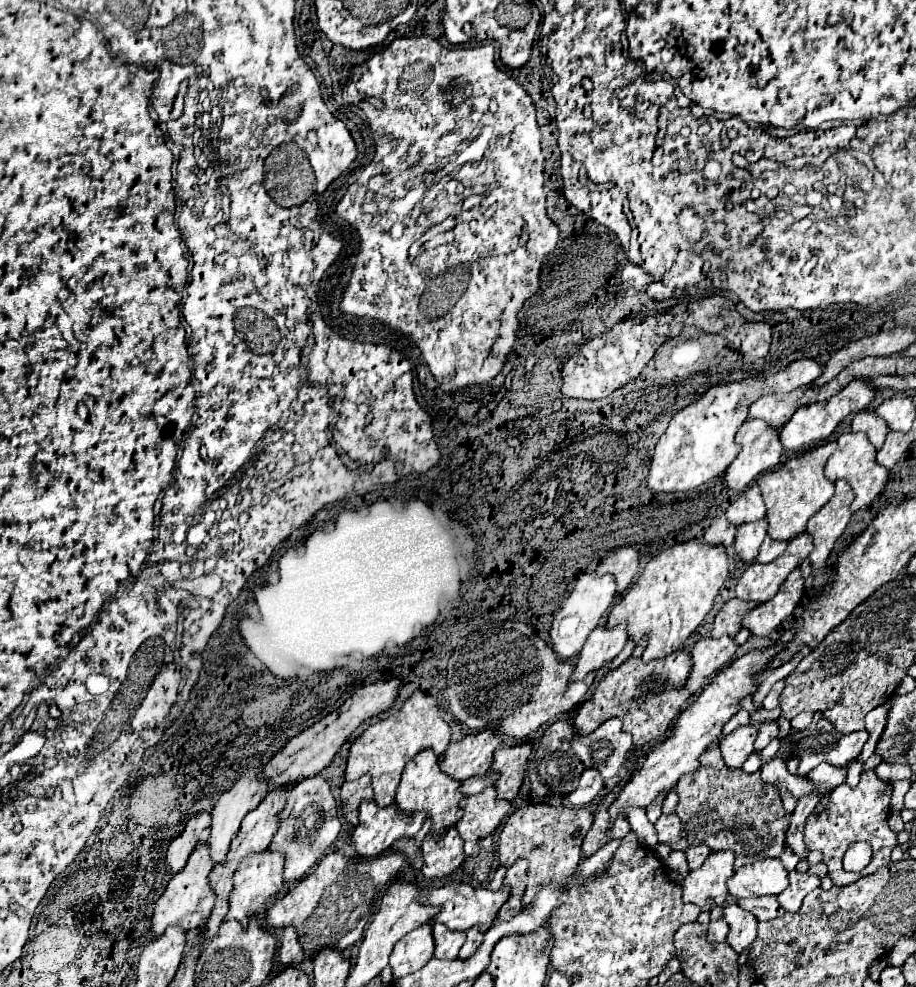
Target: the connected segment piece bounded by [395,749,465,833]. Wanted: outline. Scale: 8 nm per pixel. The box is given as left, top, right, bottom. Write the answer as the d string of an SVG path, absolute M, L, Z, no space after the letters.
M425 749L417 753L405 767L399 789L397 789L397 799L395 803L405 811L405 813L417 813L417 811L427 811L433 823L433 831L441 833L443 829L453 827L461 815L461 801L465 799L465 793L461 793L461 781L453 779L439 767L439 755L433 753L433 749Z

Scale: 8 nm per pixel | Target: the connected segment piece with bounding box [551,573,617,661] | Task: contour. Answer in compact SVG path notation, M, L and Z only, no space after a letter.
M579 575L575 589L571 591L571 595L567 597L565 605L553 615L553 627L551 627L551 643L555 653L561 659L575 659L579 655L579 651L583 649L589 633L601 623L601 617L607 613L607 609L613 605L617 595L615 589L615 577L613 575Z

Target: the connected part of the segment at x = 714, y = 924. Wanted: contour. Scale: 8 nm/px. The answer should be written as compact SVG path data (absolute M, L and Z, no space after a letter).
M713 907L707 937L711 939L711 943L723 943L725 937L727 937L727 931L729 931L729 927L723 919L723 907Z

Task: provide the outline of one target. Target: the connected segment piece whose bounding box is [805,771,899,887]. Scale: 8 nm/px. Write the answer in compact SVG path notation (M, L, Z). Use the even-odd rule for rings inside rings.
M865 771L861 775L861 781L857 787L849 787L849 785L839 785L827 799L827 803L823 805L823 811L811 813L807 817L807 825L805 825L805 845L807 849L819 849L823 853L823 861L829 869L829 877L833 881L833 885L837 887L845 887L851 885L855 881L859 881L865 875L875 873L879 867L885 867L891 863L891 851L899 845L897 841L897 833L889 829L889 801L891 801L891 791L893 785L887 781L881 781L877 777L875 771ZM855 841L867 841L873 845L873 861L859 873L847 873L841 867L841 859L845 849L855 843Z

